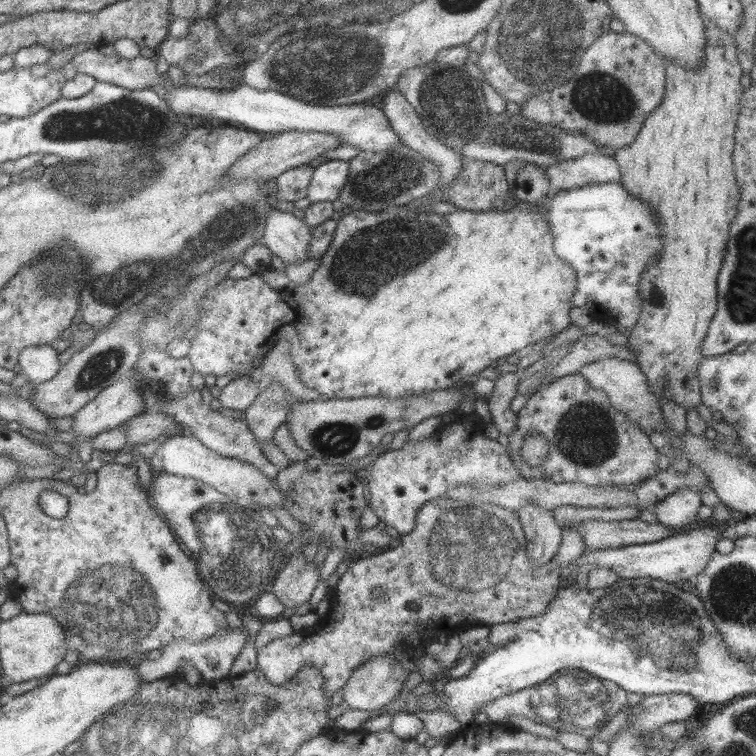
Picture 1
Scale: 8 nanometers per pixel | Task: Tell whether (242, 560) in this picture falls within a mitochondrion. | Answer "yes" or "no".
yes

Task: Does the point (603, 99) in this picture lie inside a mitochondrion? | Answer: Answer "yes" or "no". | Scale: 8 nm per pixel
yes

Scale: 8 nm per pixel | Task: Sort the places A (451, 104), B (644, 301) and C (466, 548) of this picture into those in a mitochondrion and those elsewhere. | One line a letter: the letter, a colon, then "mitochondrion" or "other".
A: mitochondrion
B: other
C: mitochondrion

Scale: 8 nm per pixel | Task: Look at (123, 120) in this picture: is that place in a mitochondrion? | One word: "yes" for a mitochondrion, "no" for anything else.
yes

